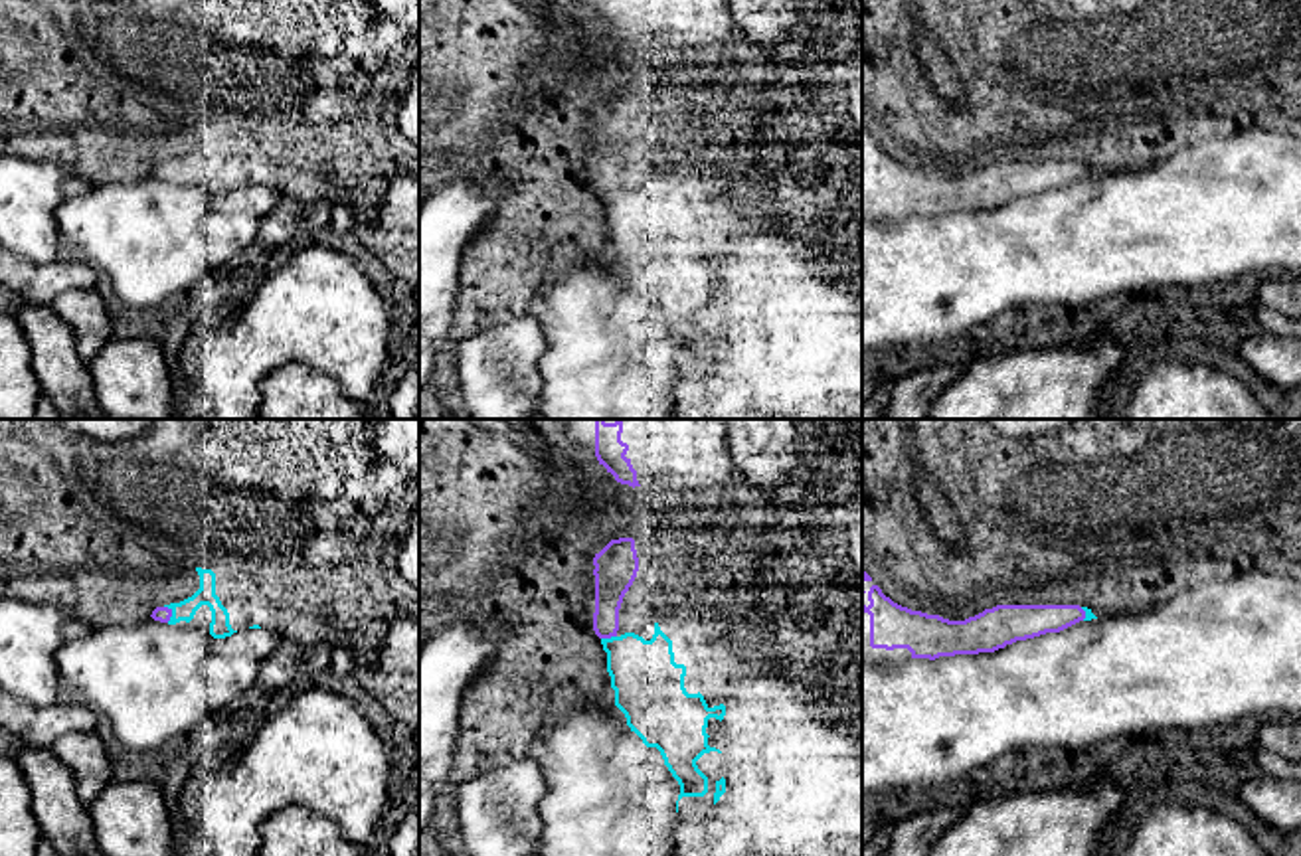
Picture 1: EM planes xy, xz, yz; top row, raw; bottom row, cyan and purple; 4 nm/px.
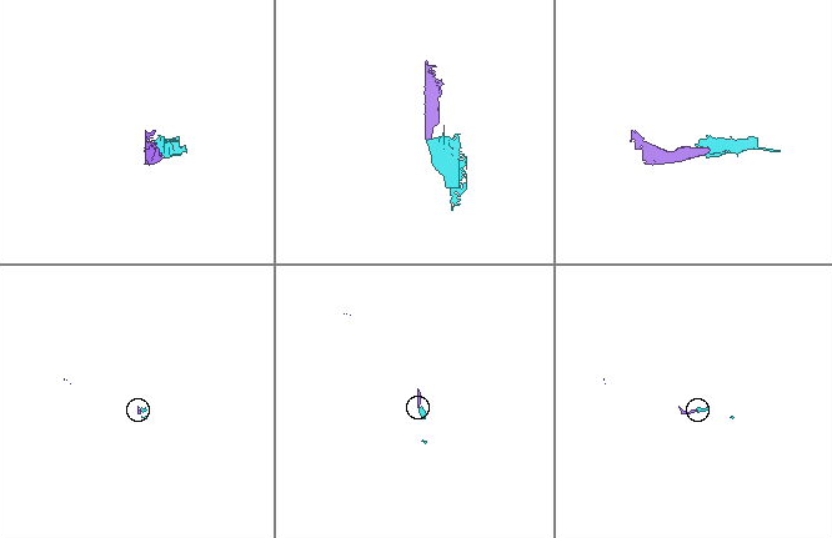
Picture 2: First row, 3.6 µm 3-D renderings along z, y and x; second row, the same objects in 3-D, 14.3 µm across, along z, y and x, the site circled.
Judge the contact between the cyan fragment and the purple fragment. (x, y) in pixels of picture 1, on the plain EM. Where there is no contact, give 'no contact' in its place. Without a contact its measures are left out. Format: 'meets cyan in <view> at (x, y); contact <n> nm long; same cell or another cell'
meets cyan in xy at (173, 171); contact 70 nm long; same cell

